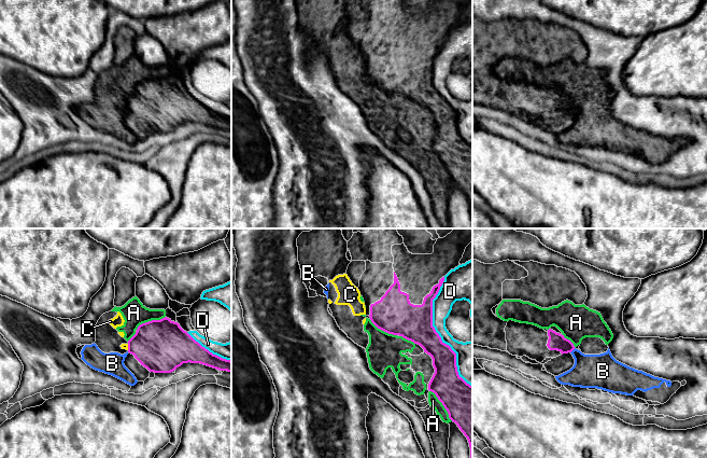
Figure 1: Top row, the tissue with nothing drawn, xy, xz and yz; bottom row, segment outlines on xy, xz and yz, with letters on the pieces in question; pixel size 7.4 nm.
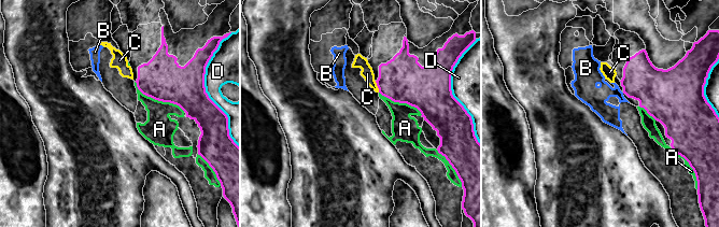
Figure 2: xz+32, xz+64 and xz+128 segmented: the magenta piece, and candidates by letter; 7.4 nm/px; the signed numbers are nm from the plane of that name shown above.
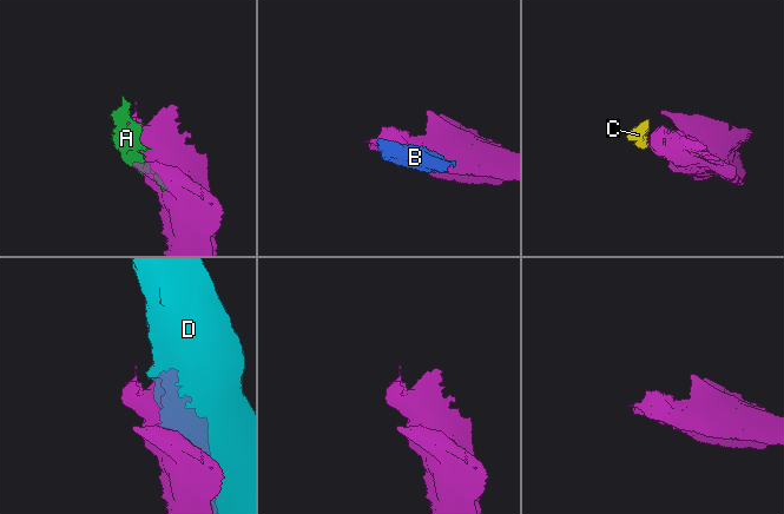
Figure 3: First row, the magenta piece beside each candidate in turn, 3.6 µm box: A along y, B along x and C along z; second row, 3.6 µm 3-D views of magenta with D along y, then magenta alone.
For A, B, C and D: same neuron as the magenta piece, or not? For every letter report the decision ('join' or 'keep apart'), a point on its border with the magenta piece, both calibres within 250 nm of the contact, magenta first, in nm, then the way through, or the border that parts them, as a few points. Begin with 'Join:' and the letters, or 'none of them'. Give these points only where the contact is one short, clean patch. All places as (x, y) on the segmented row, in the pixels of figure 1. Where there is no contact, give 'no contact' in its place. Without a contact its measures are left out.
Join: none of them
A: keep apart; contact xz (442, 404); calibres 340 and 80 nm
B: keep apart; contact yz (573, 349); calibres 130 and 260 nm; border yz (575, 348), (570, 352)
C: keep apart; contact xy (128, 347); calibres 400 and 50 nm; border xy (127, 344), (128, 349)
D: keep apart; contact xz (437, 333); calibres 280 and 150 nm

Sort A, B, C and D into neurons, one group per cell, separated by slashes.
A B C / D

